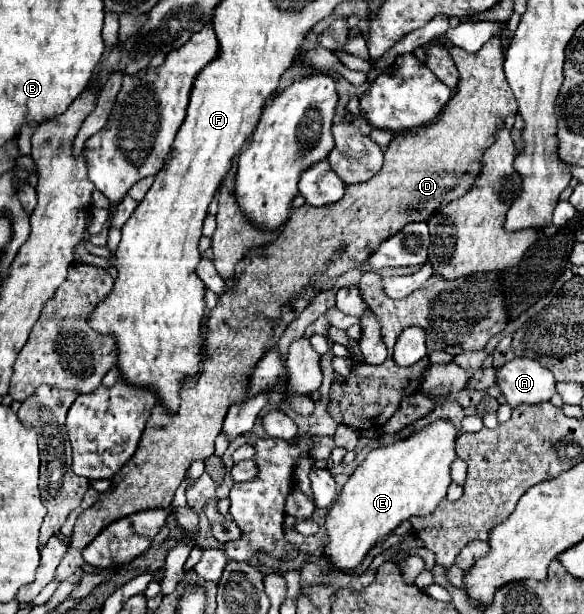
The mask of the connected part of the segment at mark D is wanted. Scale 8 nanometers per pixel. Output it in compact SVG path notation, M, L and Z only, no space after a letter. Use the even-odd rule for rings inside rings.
M493 35L491 41L487 41L479 49L479 53L469 55L469 57L461 49L453 47L451 57L459 69L461 81L459 81L459 87L455 89L455 95L447 103L447 109L443 109L443 117L439 117L439 121L435 121L435 125L429 125L427 129L419 129L419 133L411 133L411 137L395 137L385 151L385 165L377 175L373 175L365 183L347 185L343 199L337 203L329 203L323 207L311 207L305 203L301 207L295 207L289 215L285 229L281 231L281 235L275 241L271 241L269 245L263 245L263 247L249 249L249 253L235 265L235 285L225 295L219 295L215 309L211 309L211 313L205 321L201 371L195 377L195 383L191 387L181 387L179 411L167 413L163 409L163 405L159 405L159 403L153 407L151 417L145 427L145 433L143 433L139 447L137 447L135 455L131 457L131 461L127 461L127 465L123 465L123 469L119 469L117 477L113 477L113 487L109 491L101 493L99 501L79 515L73 535L71 535L71 541L69 541L69 549L57 567L55 579L63 581L85 565L85 561L81 557L81 549L87 547L95 539L95 535L109 523L113 523L121 517L145 511L145 509L171 507L173 493L179 487L179 483L183 481L183 475L189 469L189 465L197 459L207 459L209 455L213 455L215 437L219 435L219 431L223 427L223 417L227 415L231 401L243 401L243 397L247 397L247 389L249 389L247 383L251 379L253 369L263 359L263 355L279 343L287 323L291 323L291 319L293 319L291 311L305 309L307 303L303 303L303 299L311 299L311 297L309 297L309 293L303 293L303 289L307 289L307 285L313 279L317 281L315 293L329 289L327 285L331 285L331 281L335 281L341 273L367 261L371 249L375 249L375 245L379 245L379 241L383 241L383 237L397 233L403 225L407 225L411 221L427 221L429 213L437 211L443 201L445 203L453 201L471 187L473 177L481 169L479 157L481 157L483 149L493 145L495 131L505 123L505 117L517 113L517 99L513 97L509 85L505 85L505 75L503 75L505 53L503 53L503 37L501 35ZM339 247L345 249L345 255L335 259L335 251Z

